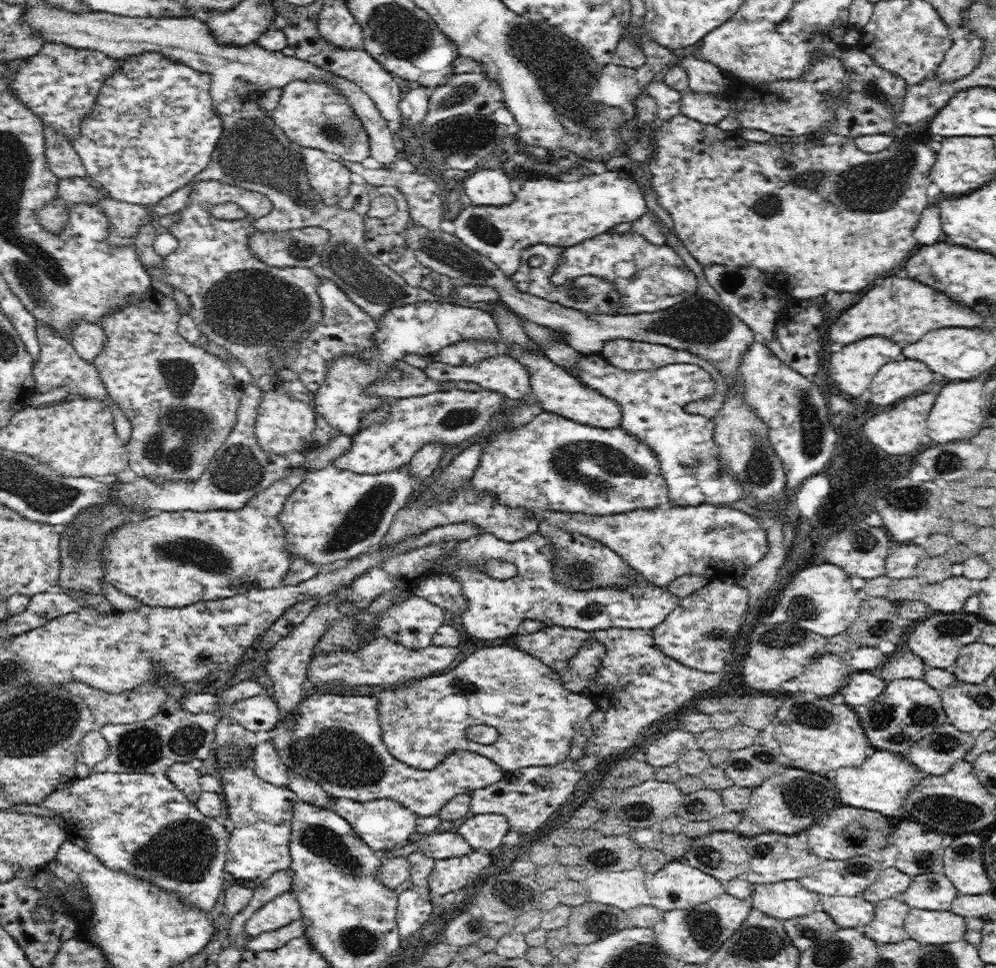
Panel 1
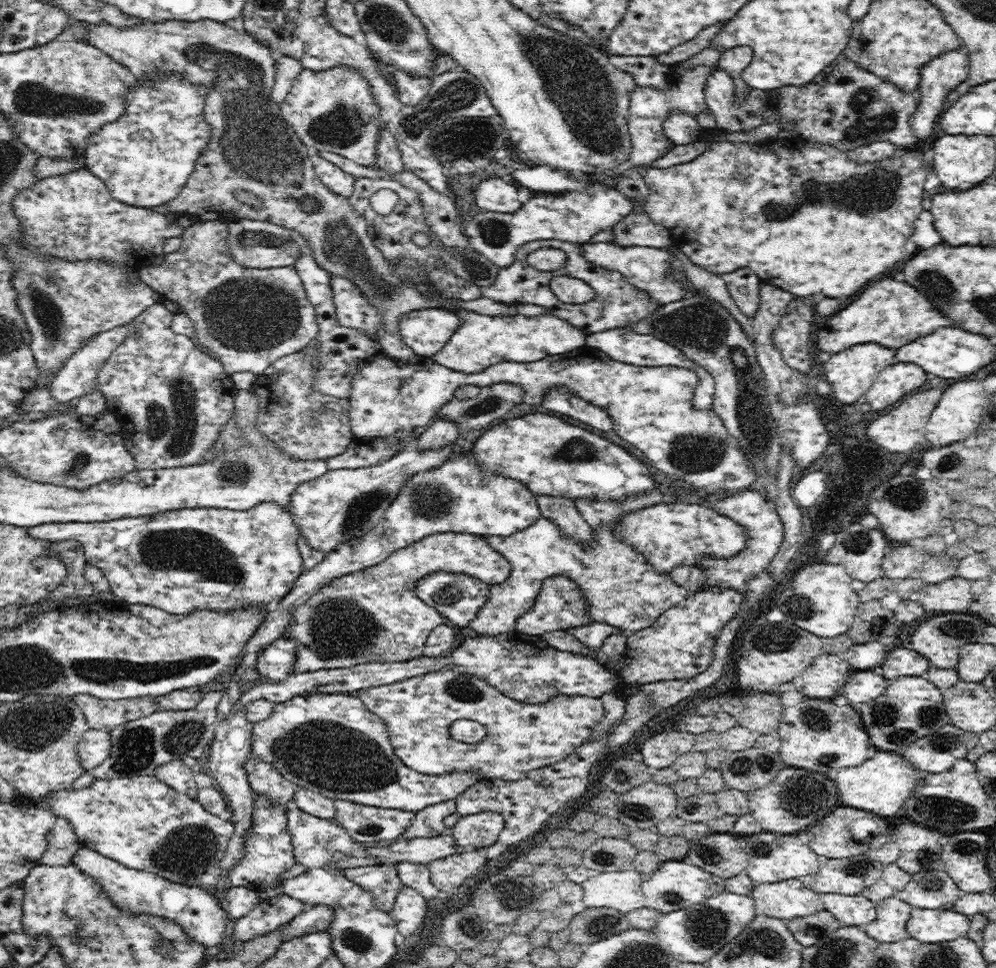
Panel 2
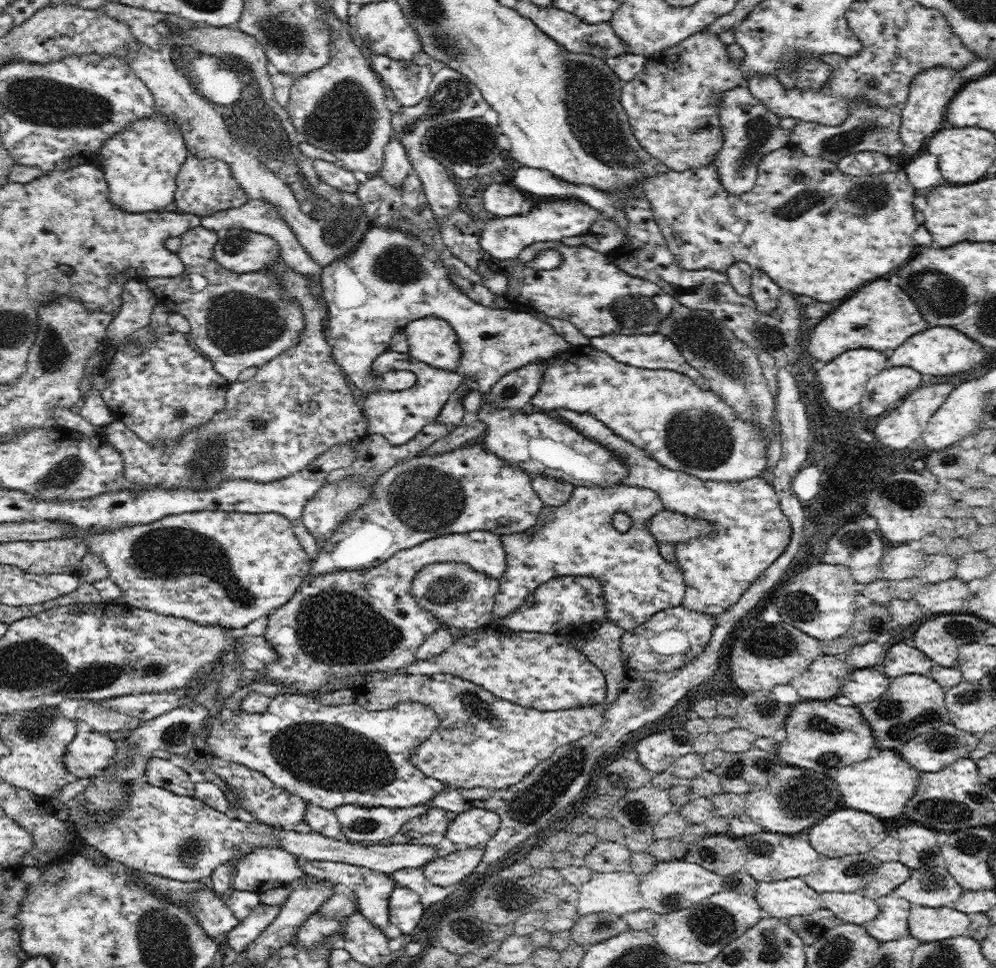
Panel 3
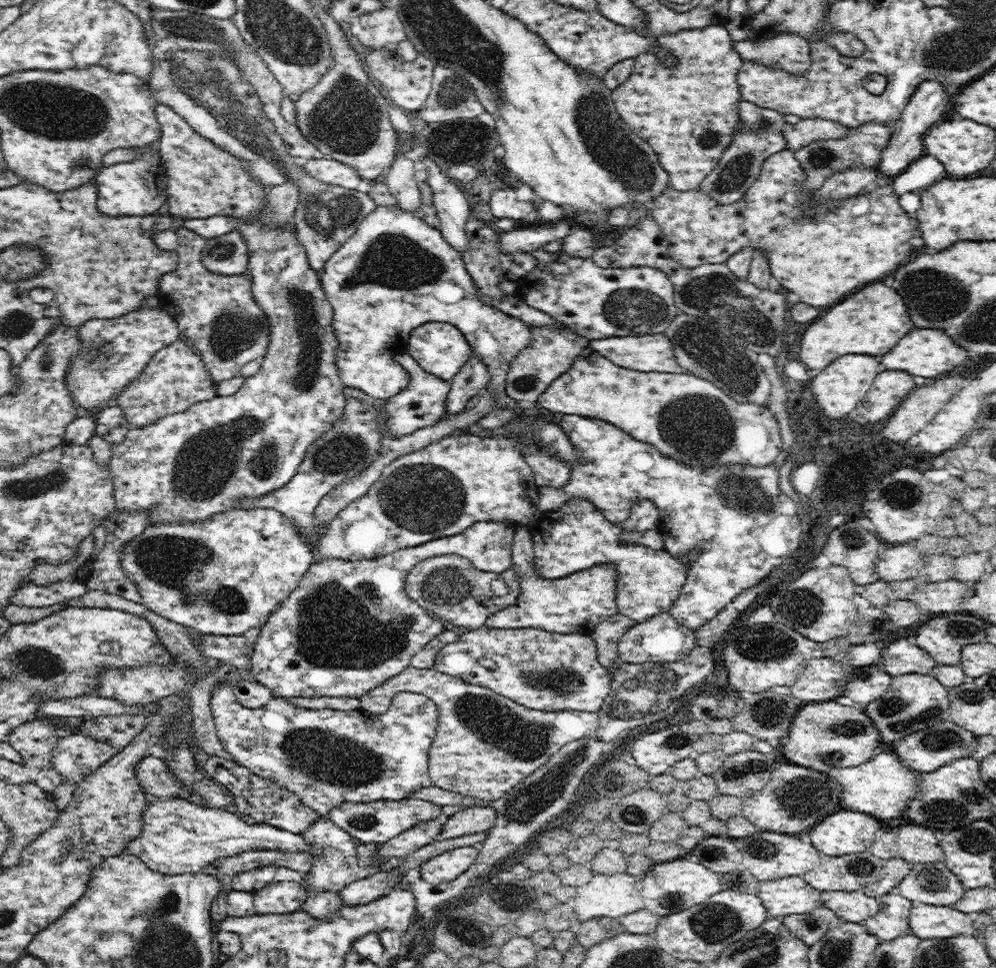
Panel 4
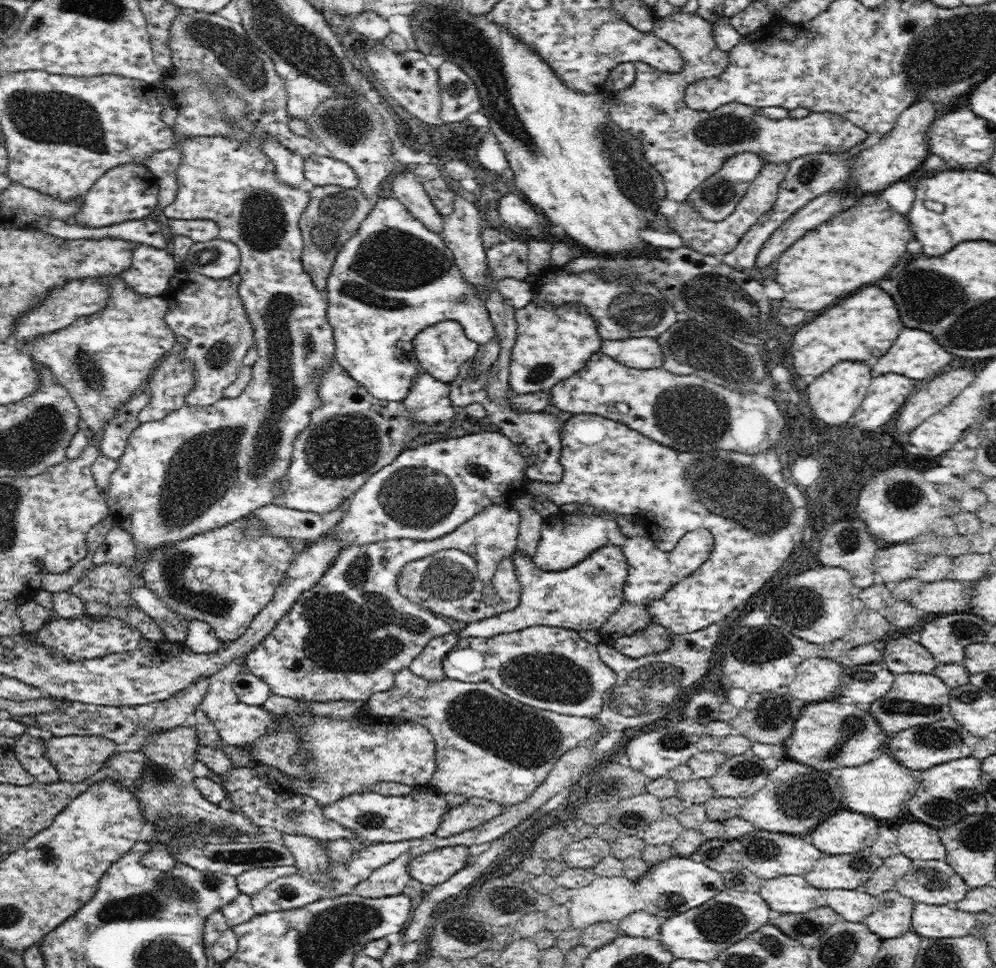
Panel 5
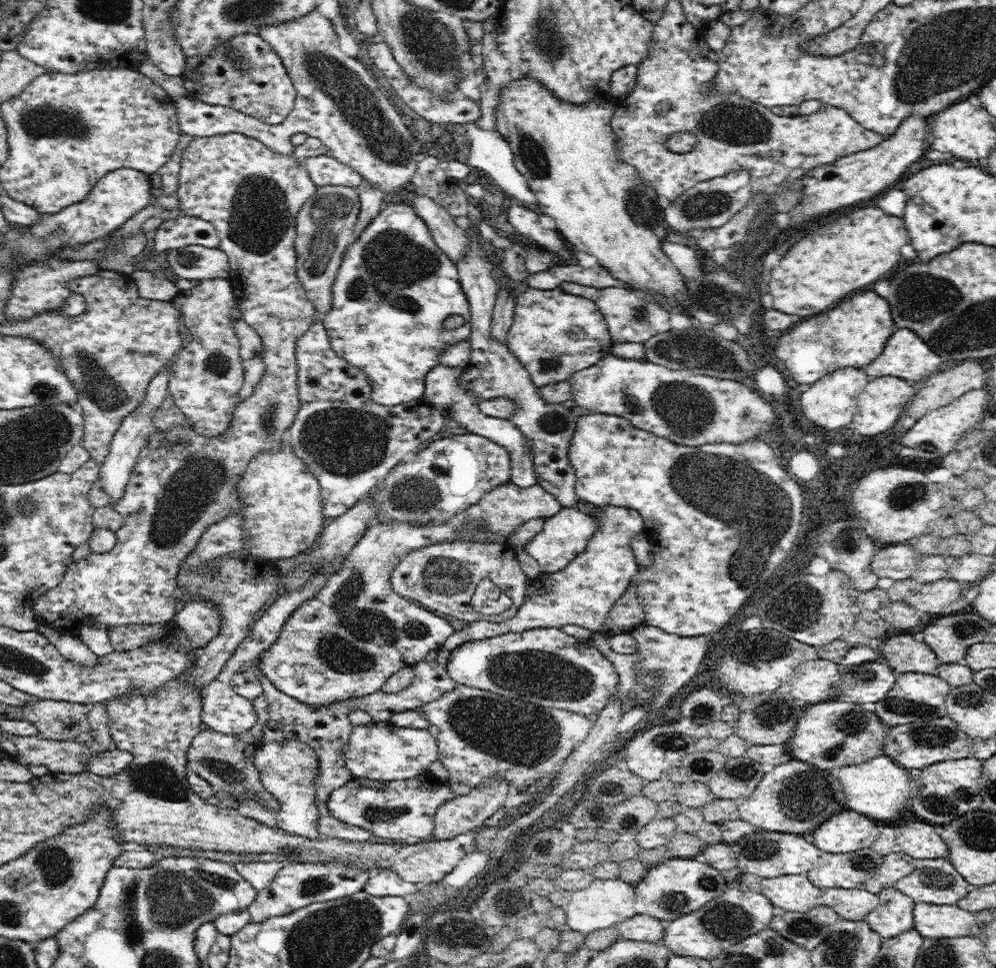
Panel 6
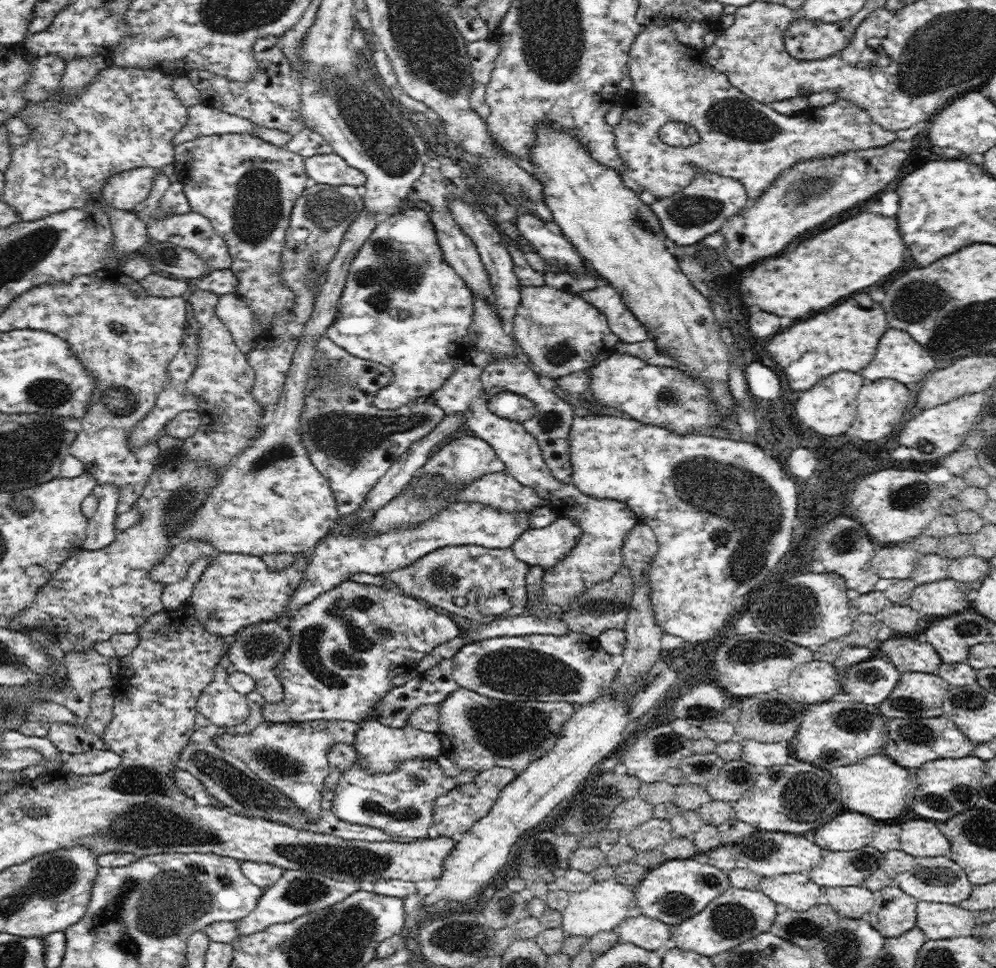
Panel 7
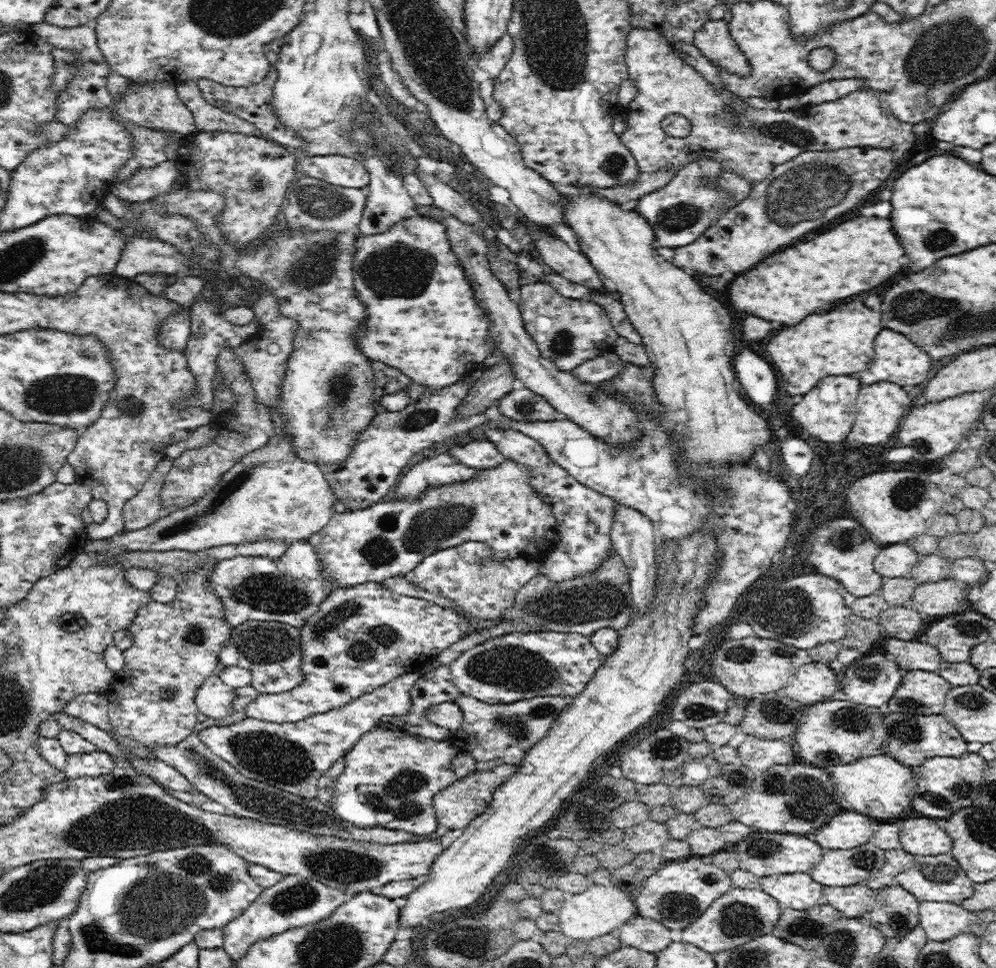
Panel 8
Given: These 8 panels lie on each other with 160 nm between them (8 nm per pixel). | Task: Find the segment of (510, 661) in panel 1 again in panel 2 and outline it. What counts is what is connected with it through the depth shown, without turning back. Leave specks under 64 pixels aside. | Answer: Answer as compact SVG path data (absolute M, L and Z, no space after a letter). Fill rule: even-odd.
M440 669L394 684L362 689L356 692L356 696L368 710L382 719L396 756L408 768L422 774L442 776L452 771L476 771L480 773L480 778L499 778L505 781L523 779L534 769L566 760L597 729L604 714L601 698L558 695L545 703L518 702L473 674L458 673L452 669ZM460 719L475 720L483 724L486 727L486 738L474 744L458 742L452 738L450 724Z

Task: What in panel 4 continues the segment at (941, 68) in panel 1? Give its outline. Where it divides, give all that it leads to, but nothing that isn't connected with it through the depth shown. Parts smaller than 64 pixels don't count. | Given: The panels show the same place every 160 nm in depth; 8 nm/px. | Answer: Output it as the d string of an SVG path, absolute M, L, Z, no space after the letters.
M924 80L919 84L919 87L912 94L912 98L904 107L900 118L892 124L892 134L890 134L888 146L882 150L880 162L876 164L876 171L882 175L884 181L891 180L895 175L902 174L915 160L926 154L923 136L932 126L944 119L942 114L948 100L949 94L946 94L946 89L942 88L940 82Z

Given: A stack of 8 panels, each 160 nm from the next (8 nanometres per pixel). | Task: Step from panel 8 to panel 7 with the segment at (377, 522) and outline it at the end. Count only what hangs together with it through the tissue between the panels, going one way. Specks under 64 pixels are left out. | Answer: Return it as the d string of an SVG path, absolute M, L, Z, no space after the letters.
M456 502L450 504L448 508L442 508L422 524L399 528L374 537L370 535L370 530L367 534L356 530L342 532L336 536L329 533L316 544L304 578L290 597L285 618L282 617L277 623L286 626L288 620L301 606L312 602L319 594L334 589L342 581L350 580L350 576L358 572L388 576L389 572L404 568L443 546L478 545L490 549L511 547L526 530L530 529L530 513L506 512L479 502Z

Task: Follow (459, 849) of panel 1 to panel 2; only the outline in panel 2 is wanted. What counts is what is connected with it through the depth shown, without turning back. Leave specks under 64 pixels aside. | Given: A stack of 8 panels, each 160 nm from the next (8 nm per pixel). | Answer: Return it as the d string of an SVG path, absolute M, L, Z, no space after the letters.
M446 830L435 837L406 839L401 836L392 845L364 850L363 855L375 856L379 864L410 862L429 865L432 861L452 856L455 852L458 852L458 845Z

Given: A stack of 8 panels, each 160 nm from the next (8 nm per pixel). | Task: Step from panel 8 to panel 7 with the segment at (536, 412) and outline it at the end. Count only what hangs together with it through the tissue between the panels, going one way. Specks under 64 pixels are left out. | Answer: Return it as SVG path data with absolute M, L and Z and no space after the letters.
M510 392L490 396L488 408L500 418L506 418L521 424L532 419L536 414L536 405L532 401L528 401L526 396Z

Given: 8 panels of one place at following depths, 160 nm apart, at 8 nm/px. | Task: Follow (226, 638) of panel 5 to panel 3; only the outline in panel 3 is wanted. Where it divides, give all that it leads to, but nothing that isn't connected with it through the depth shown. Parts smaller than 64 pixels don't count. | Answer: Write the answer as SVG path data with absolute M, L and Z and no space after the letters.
M201 510L170 515L161 519L152 522L152 524L132 524L132 526L122 526L120 530L104 530L100 534L89 534L89 532L84 532L78 527L78 531L81 531L79 536L84 536L89 550L97 554L104 561L104 564L108 567L109 576L120 587L121 596L119 600L123 600L124 603L135 606L136 608L150 610L168 616L185 618L202 626L220 625L226 629L242 628L250 624L250 622L254 622L260 616L270 615L276 608L288 602L296 594L302 578L308 576L311 572L313 560L299 543L299 540L293 532L291 523L282 514L276 512L252 514L236 511Z

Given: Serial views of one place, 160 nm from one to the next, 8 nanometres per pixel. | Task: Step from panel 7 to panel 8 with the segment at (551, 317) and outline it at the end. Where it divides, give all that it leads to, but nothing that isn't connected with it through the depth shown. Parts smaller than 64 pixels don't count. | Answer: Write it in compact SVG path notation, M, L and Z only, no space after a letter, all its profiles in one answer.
M542 280L523 285L519 289L521 290L521 296L517 305L519 306L526 332L536 341L543 357L551 360L560 370L565 370L566 372L574 370L580 363L614 350L619 334L613 329L607 312L587 296L582 299L566 298L553 286Z

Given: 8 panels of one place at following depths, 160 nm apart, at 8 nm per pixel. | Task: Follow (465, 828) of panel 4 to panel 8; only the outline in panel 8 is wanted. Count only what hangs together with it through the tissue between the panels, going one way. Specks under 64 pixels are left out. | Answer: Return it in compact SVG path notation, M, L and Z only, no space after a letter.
M497 764L491 770L474 771L452 782L448 788L435 794L433 798L438 822L453 832L456 828L466 828L469 822L480 816L490 806L496 788L507 781L516 772L516 768L517 765L514 764Z

